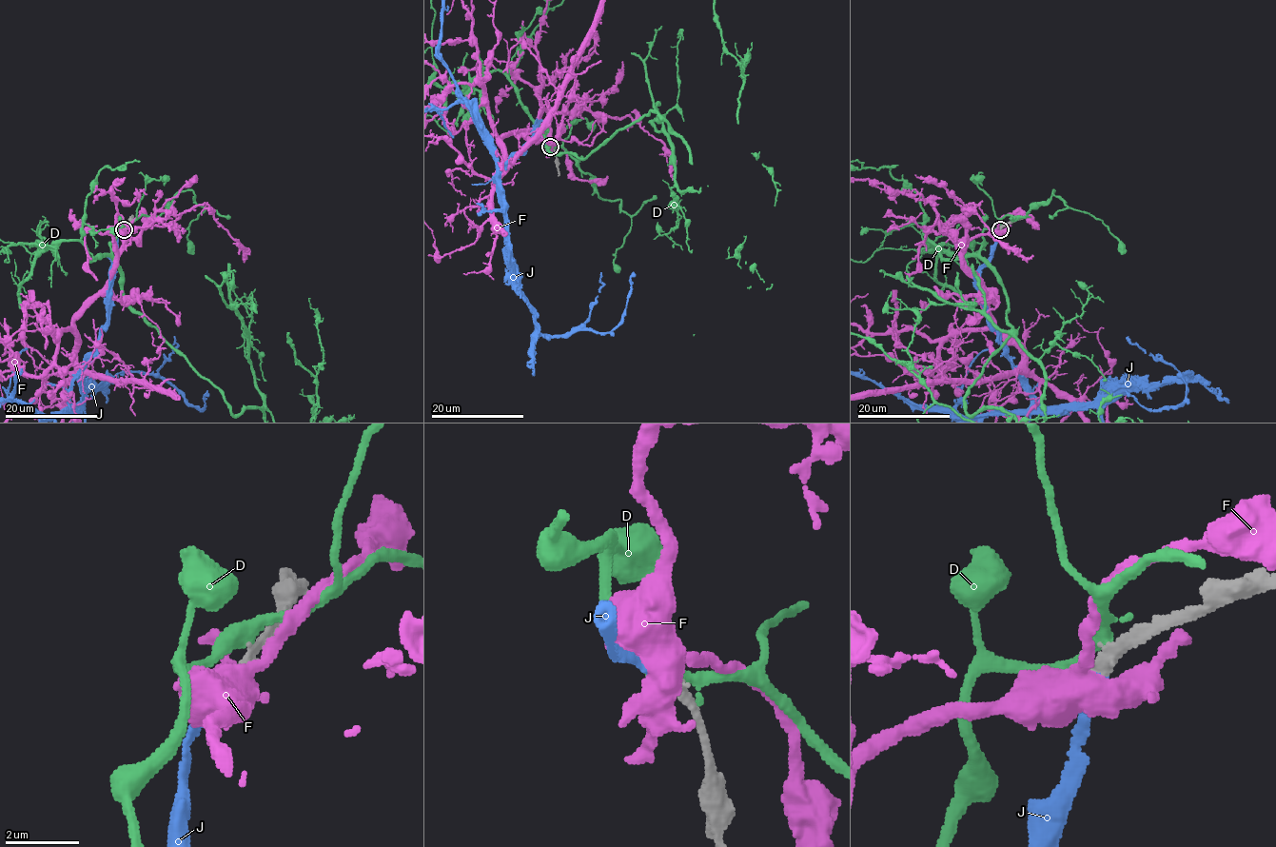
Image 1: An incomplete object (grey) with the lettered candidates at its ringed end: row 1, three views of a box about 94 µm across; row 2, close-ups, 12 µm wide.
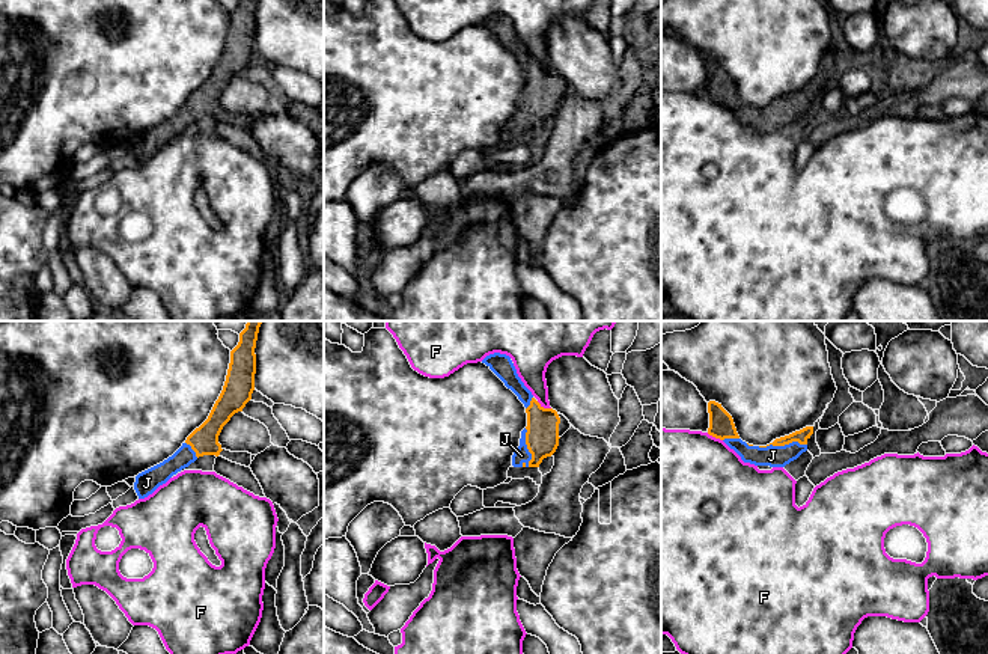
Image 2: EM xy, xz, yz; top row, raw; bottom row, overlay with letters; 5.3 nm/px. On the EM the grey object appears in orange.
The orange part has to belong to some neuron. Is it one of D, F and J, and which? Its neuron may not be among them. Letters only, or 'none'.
J

